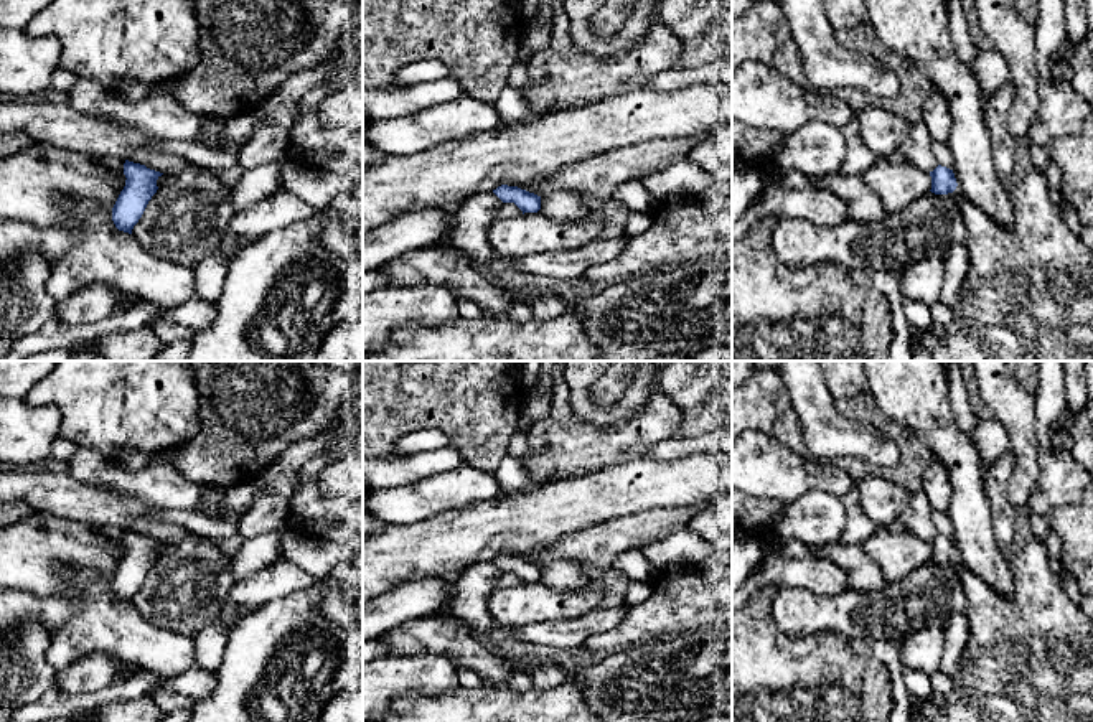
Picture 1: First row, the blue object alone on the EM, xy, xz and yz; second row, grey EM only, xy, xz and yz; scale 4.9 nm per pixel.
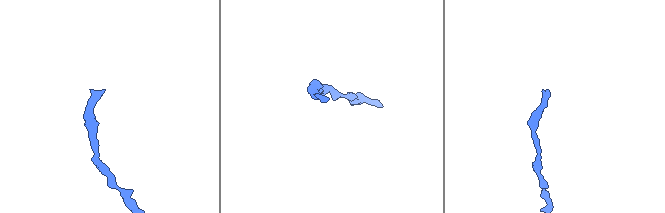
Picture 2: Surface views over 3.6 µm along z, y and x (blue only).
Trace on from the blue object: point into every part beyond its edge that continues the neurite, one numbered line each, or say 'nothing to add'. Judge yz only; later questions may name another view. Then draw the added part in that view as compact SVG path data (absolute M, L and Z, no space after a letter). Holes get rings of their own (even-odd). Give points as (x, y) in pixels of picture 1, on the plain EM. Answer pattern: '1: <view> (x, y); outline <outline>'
nothing to add

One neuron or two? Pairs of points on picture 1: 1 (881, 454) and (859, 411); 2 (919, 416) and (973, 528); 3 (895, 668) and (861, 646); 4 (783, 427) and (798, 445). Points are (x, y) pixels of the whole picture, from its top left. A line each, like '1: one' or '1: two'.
1: two
2: one
3: one
4: one

